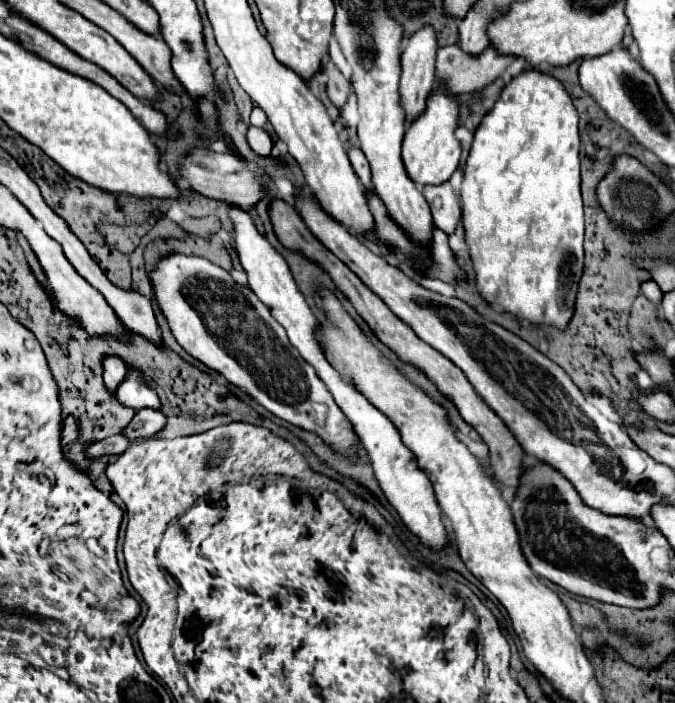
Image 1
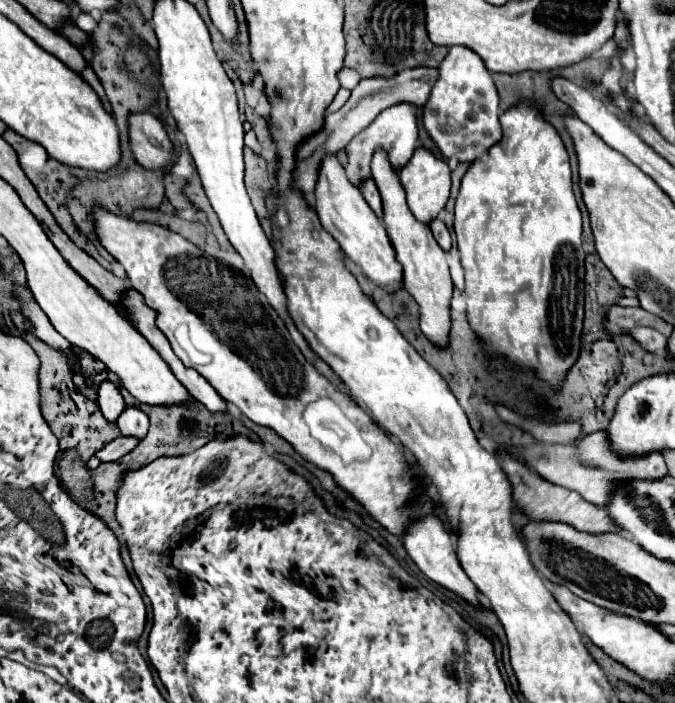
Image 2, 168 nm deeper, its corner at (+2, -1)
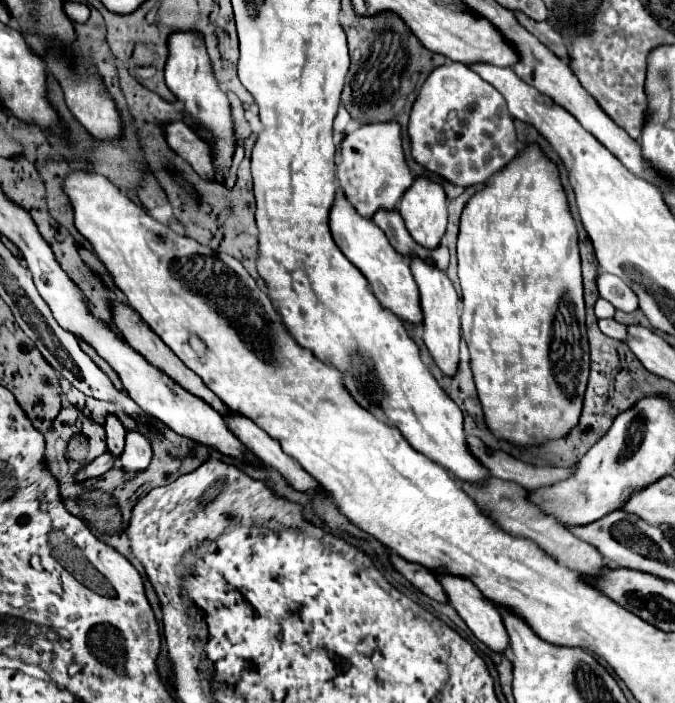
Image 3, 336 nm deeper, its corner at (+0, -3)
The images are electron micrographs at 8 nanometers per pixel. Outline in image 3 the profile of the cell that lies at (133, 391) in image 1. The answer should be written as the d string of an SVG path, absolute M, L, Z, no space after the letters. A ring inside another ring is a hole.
M127 432L125 452L121 456L121 470L125 472L125 480L135 478L141 470L147 470L151 458L153 458L153 450L149 440L143 434Z

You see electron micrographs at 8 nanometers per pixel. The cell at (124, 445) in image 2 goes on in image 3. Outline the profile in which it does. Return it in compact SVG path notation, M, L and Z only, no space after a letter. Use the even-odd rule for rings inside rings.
M105 452L103 456L95 458L91 464L83 466L83 468L81 468L81 470L75 474L75 482L77 482L77 484L83 484L85 480L99 478L99 476L101 476L101 474L105 474L107 470L111 470L115 464L119 466L119 460L117 460L115 456L111 456L109 452Z

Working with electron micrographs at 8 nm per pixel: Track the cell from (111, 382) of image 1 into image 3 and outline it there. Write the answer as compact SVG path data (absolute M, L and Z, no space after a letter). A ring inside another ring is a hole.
M107 416L105 432L107 432L107 450L109 450L109 454L121 456L123 446L125 446L125 430L123 430L121 422L117 420L117 416Z

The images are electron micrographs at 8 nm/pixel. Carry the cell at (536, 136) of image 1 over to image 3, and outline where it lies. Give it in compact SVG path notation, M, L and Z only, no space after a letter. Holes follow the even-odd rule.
M529 146L523 150L509 166L505 166L499 174L493 176L493 182L489 182L481 192L477 192L469 204L463 210L461 216L461 232L457 240L457 274L459 284L463 292L463 314L461 314L461 326L463 326L463 338L467 342L469 354L471 354L471 370L477 386L477 396L485 414L485 424L497 436L499 440L507 440L517 448L527 446L539 446L547 440L557 440L569 434L573 426L577 426L583 406L583 396L587 388L587 376L589 376L589 344L587 344L587 332L585 332L585 302L583 302L583 284L581 284L581 260L579 260L579 248L577 248L577 226L575 220L569 214L565 190L559 180L557 166L545 158L545 154L537 146Z

